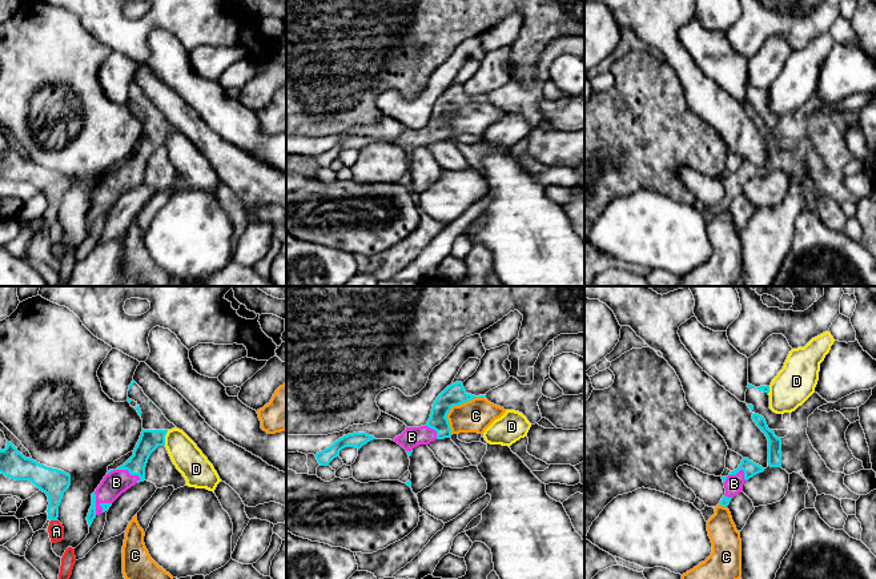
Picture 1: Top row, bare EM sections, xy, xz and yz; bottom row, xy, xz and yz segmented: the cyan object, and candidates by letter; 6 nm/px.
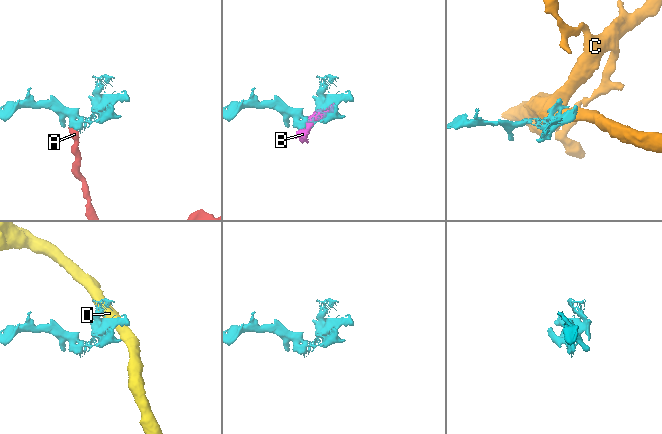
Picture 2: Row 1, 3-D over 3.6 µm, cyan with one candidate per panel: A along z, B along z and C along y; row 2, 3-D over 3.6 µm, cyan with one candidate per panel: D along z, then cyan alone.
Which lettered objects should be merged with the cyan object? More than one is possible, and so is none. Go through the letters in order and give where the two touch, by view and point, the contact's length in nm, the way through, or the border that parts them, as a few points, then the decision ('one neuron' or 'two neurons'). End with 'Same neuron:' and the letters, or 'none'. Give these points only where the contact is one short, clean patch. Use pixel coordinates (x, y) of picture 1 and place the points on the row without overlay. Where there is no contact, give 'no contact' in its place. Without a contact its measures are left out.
A: meets cyan in xy at (53, 221); contact 40 nm long; border along xy (51, 221), (56, 222); two neurons
B: meets cyan in xy at (129, 175); contact 170 nm long; one neuron
C: meets cyan in xz at (454, 107); contact 300 nm long; two neurons
D: meets cyan in xy at (164, 140); contact 100 nm long; two neurons
Same neuron: B

